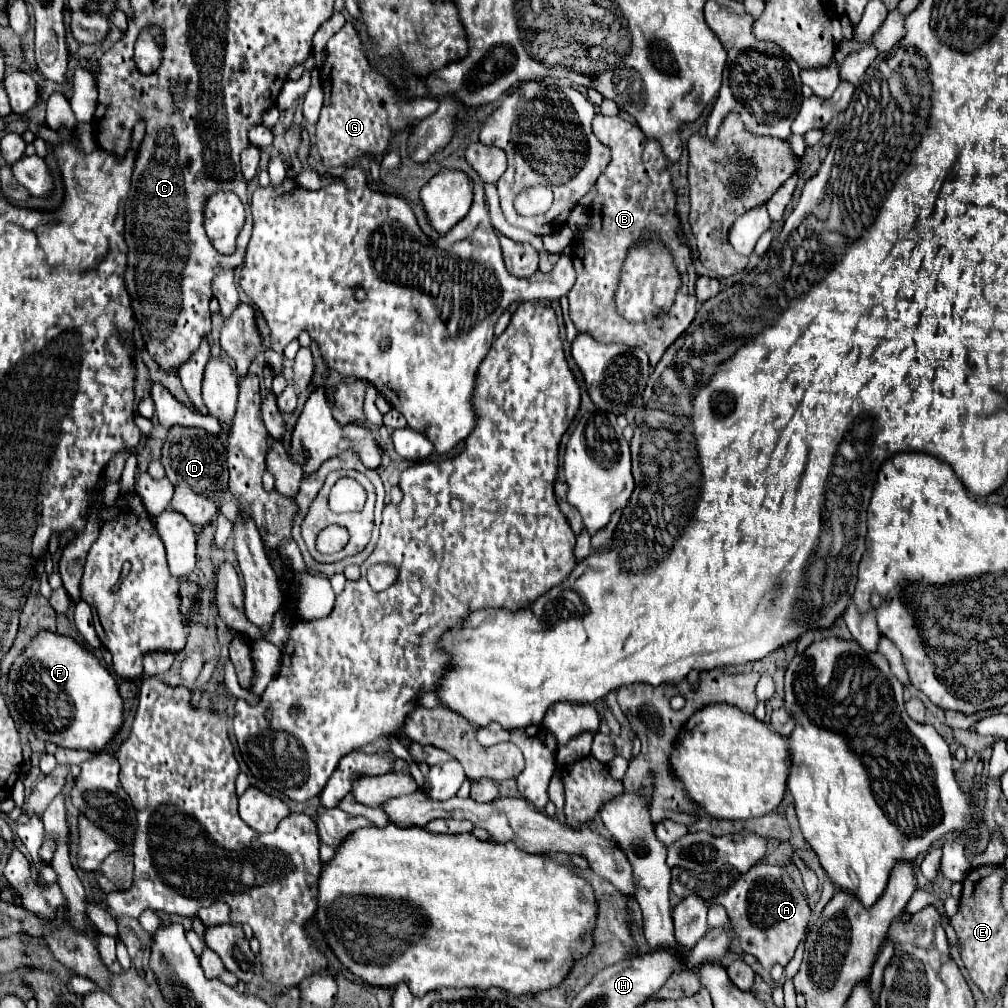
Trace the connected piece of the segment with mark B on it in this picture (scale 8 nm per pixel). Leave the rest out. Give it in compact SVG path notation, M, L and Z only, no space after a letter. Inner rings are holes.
M597 113L593 119L593 131L603 145L611 147L611 163L601 173L601 179L597 179L597 197L591 207L593 217L587 223L583 235L583 273L577 273L577 281L567 295L571 321L575 323L579 333L587 333L599 343L623 343L641 347L649 355L651 367L655 367L663 357L665 349L691 325L697 313L697 273L685 235L679 227L679 219L675 215L675 193L671 189L671 179L663 153L659 151L657 157L647 157L647 147L655 143L647 141L643 131L635 123L629 123L621 117L607 117ZM647 227L651 227L651 231L659 231L659 235L663 235L663 241L677 257L677 265L683 273L683 289L679 291L671 313L661 317L661 321L627 323L615 311L615 283L619 279L619 267L623 265L627 247L635 239L639 239L639 235Z

